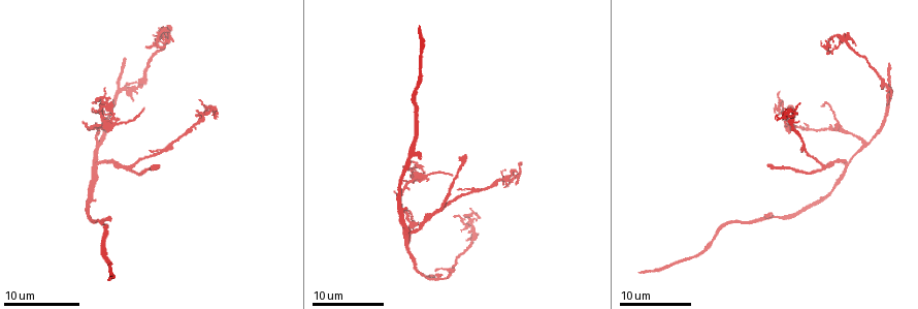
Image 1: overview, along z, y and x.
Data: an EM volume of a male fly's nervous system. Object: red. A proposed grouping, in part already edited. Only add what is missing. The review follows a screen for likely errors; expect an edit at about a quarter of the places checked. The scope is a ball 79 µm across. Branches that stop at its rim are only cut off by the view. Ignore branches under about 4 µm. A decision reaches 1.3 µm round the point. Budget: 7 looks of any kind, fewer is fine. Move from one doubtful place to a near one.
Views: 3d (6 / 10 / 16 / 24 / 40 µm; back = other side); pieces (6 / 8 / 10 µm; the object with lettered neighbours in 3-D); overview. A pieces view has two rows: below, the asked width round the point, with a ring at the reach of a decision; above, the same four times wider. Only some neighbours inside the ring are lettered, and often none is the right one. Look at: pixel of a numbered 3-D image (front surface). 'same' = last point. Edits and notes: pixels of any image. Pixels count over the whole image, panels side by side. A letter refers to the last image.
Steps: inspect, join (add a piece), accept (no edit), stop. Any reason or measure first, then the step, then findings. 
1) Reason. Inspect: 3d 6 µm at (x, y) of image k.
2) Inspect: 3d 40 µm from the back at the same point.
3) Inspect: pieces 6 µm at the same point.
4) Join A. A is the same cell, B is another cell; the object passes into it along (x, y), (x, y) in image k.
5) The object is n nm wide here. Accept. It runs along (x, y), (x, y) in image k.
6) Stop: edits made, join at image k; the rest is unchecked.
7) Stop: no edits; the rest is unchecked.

An open end. Inspect: pieces 10 µm at (888, 64) of image 1.

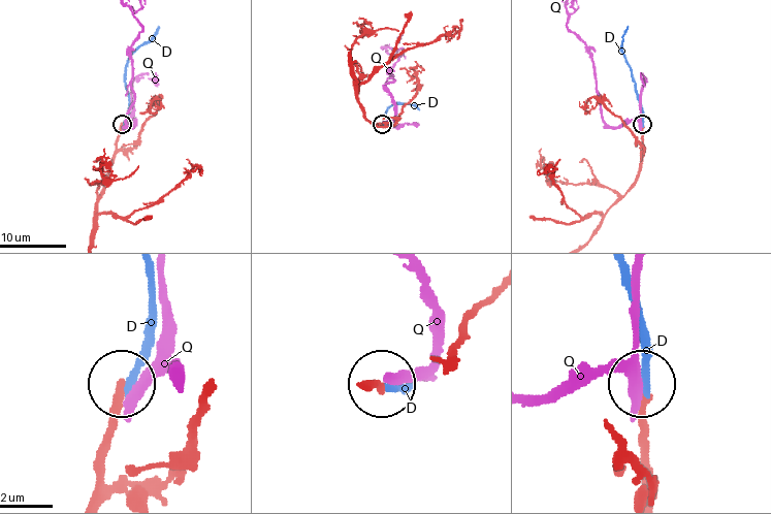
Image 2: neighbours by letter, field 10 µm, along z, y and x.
The object is 270 nm wide here. Join D. D is the same cell, Q is another cell; the object passes into it along (98, 464), (114, 407), (145, 341), (152, 274) in image 2; the cell continues.

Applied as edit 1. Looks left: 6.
Long arm stops here. Inspect: pieces 6 µm at (142, 109) of image 1.

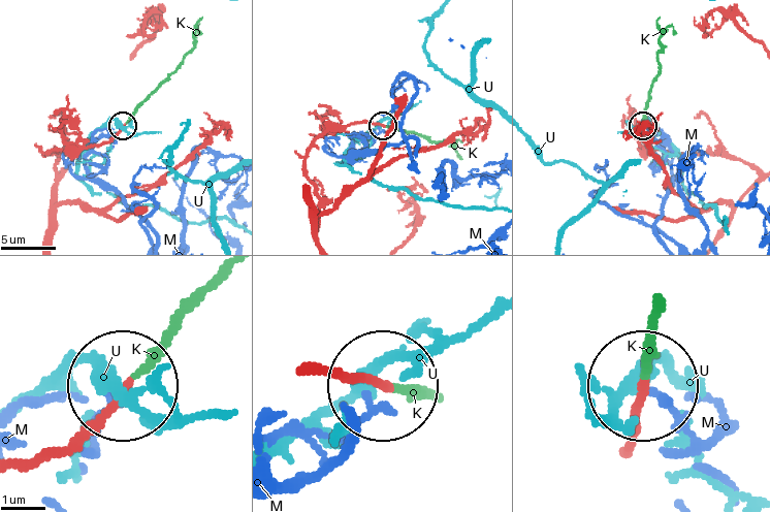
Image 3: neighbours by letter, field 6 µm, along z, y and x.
Join K. K is the same cell, M and U are other cells; the object passes into it along (15, 465), (67, 446), (212, 280) in image 3; the cell continues.

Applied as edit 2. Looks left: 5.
Branch stops here. Inspect: pieces 6 µm at (463, 154) of image 1.

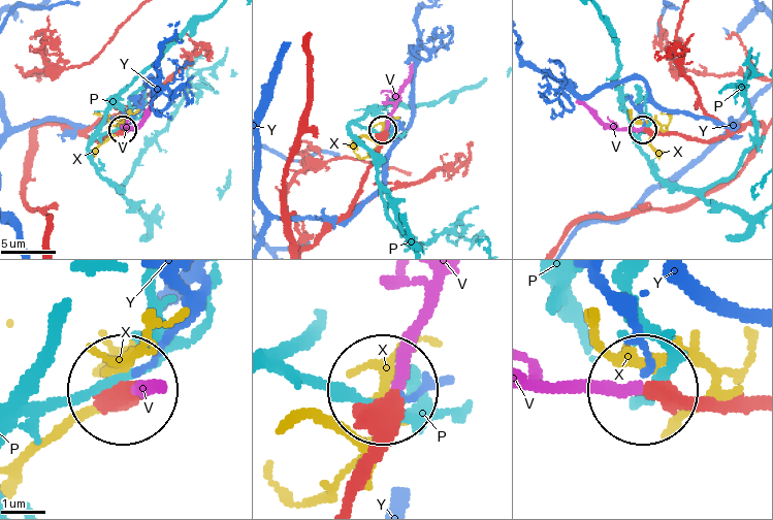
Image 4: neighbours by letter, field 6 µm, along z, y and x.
The object is 460 nm wide here. Join V. V is the same cell, P, X and Y are other cells; the object passes into it along (754, 407), (677, 407), (640, 384), (533, 384) in image 4; the cell continues.

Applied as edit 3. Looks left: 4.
Branch stops here. Inspect: 3d 10 µm at (459, 188) of image 1.

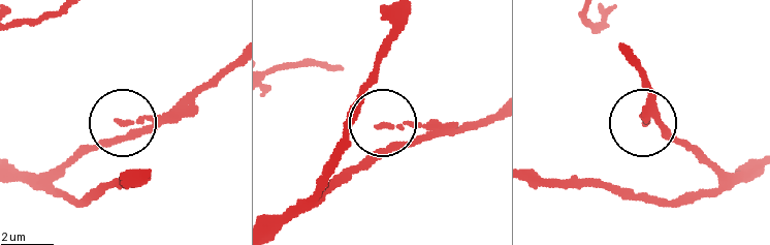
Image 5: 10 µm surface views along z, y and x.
Inspect: pieces 6 µm at (117, 121) of image 5.

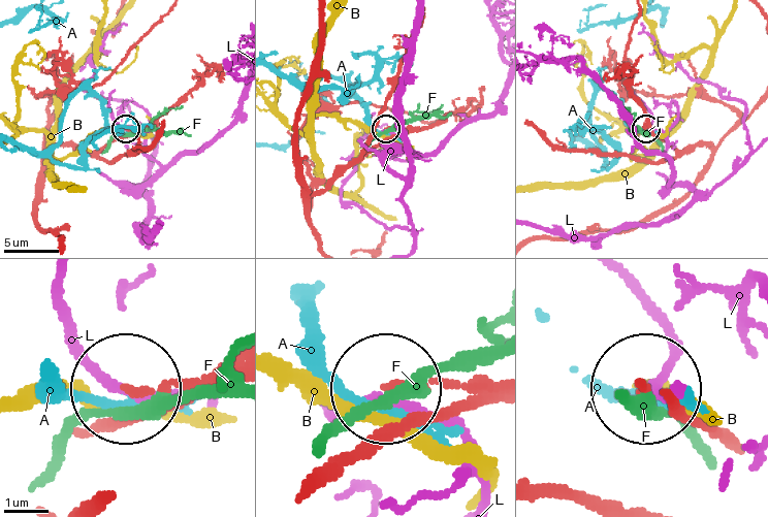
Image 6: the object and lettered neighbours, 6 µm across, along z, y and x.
Accept. A, B, F and L are other cells; none of them fits.

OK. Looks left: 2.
Stop: edits made, join at image 2, join at image 3, join at image 4; the rest is unchecked.

